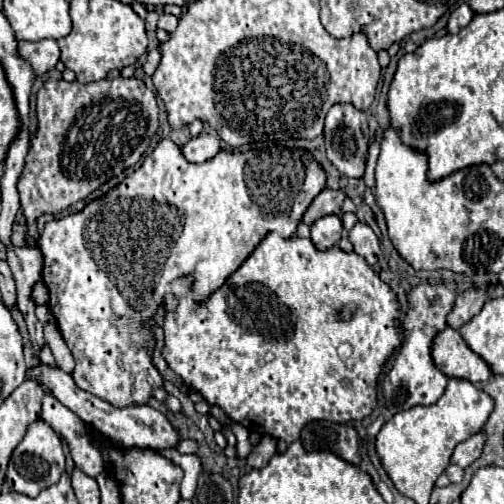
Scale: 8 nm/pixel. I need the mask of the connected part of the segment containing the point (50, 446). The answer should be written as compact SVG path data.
M37 419L27 427L23 441L15 447L5 481L13 491L29 495L29 497L37 497L39 491L57 483L63 469L65 469L65 451L63 451L61 437L55 433L55 429L47 421Z

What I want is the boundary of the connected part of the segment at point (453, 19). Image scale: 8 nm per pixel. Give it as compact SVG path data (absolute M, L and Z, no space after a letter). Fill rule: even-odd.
M463 3L463 5L459 5L453 13L451 13L451 17L449 17L449 23L447 23L447 31L449 33L459 33L459 29L463 29L469 21L471 21L471 17L473 17L473 11L471 11L471 7L467 5L467 3Z

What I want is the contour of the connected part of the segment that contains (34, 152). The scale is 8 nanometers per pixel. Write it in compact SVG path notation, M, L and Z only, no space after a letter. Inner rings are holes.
M137 77L101 79L87 85L49 79L37 93L37 133L17 181L27 223L41 215L63 213L103 183L133 167L149 151L157 129L157 97Z

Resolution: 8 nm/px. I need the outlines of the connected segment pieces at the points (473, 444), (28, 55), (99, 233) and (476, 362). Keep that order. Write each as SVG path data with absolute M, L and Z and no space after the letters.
M475 433L471 439L459 443L453 451L453 457L451 457L451 463L459 465L461 469L465 469L467 465L471 465L483 451L483 445L485 445L485 435L483 433Z
M43 39L43 41L35 41L35 43L19 41L19 55L31 63L31 67L37 75L43 75L45 71L49 71L57 65L61 51L59 51L59 45L55 39Z
M163 139L157 143L157 147L153 149L153 153L149 153L143 161L143 165L129 175L121 185L117 185L115 189L111 189L107 195L103 195L101 199L95 199L93 203L89 203L81 213L75 215L67 215L61 219L53 219L45 225L41 237L39 237L39 249L43 253L43 283L49 289L49 309L53 313L53 317L57 319L57 325L61 329L61 335L67 343L67 347L71 349L73 357L75 357L75 371L73 371L73 379L75 383L93 393L99 399L109 401L111 405L117 407L127 407L133 403L147 403L149 395L155 387L161 385L161 375L157 373L157 369L151 363L151 351L153 351L153 333L149 331L149 323L151 323L151 315L153 311L163 303L163 293L167 291L169 283L181 275L195 275L195 283L193 283L193 293L197 301L203 301L205 297L209 297L217 287L221 287L225 283L225 279L239 269L239 265L253 253L253 249L259 245L259 241L269 233L269 231L277 231L283 239L289 239L295 235L297 225L303 219L303 213L307 211L307 207L311 205L311 201L325 189L327 185L327 175L321 167L321 163L313 157L311 151L307 149L279 149L277 153L269 151L269 149L261 149L261 151L247 151L247 153L239 153L239 151L219 151L211 161L205 163L191 163L181 155L181 149L171 141L171 139Z
M447 327L433 341L433 361L447 377L467 379L471 383L487 383L493 377L491 367L483 357L471 351L463 337Z

